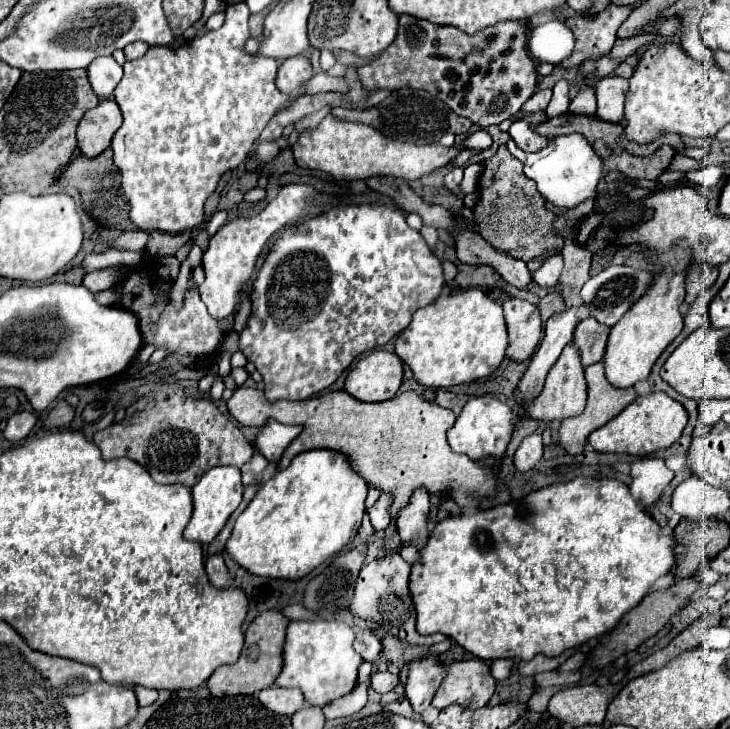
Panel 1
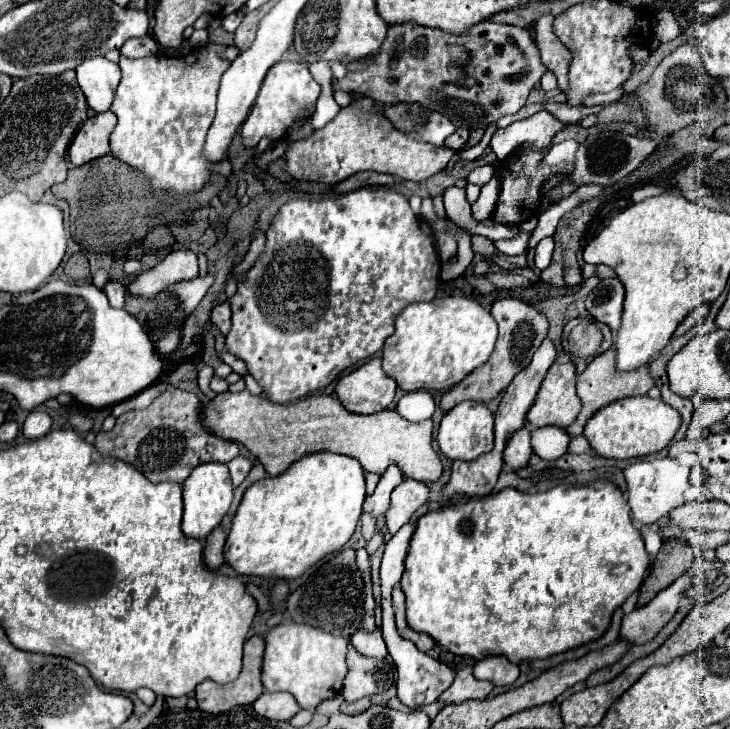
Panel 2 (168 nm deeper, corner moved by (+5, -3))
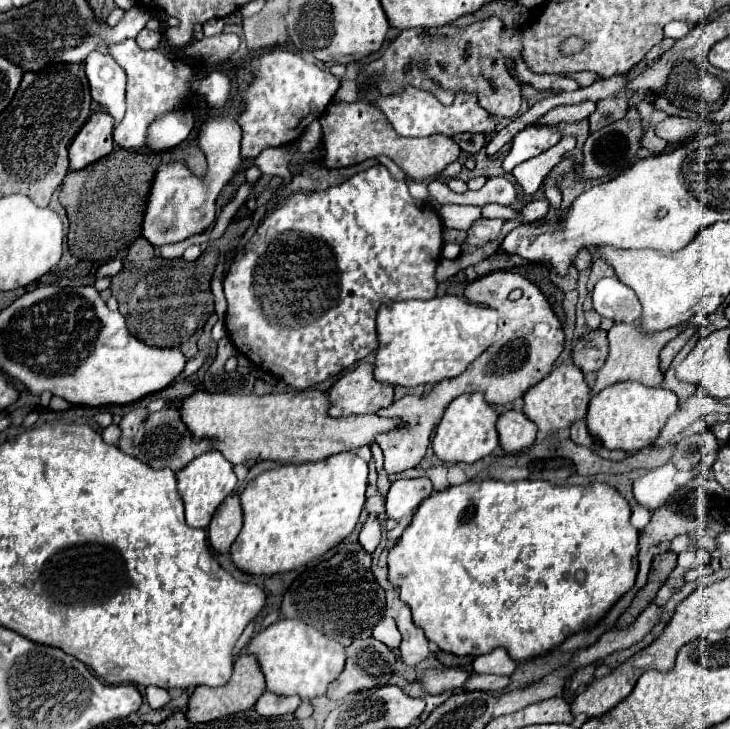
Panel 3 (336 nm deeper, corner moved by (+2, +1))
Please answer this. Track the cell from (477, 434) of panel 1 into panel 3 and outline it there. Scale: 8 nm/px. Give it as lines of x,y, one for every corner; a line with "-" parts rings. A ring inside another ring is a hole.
463,394
455,398
435,432
435,438
431,442
435,456
447,464
457,464
457,462
477,462
489,454
495,452
499,446
499,434
497,434
497,418
499,414
483,400
483,394

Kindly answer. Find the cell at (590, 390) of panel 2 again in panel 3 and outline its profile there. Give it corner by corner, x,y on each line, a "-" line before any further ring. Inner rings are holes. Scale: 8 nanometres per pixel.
635,322
635,324
613,324
613,328
607,334
607,338
609,338
609,356
607,356
605,364
595,372
597,378
595,378
595,386
591,390
591,396
601,392
605,386
611,386
615,382
627,382
627,380
641,382
643,386
659,386
663,382
663,374
659,370
659,352
681,330
683,330
683,326
647,336
639,330
639,322

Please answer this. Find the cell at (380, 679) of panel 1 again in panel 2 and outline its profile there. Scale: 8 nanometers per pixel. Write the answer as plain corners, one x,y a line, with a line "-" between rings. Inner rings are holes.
348,644
348,674
342,686
342,698
346,702
360,700
364,696
374,696
386,692
394,684
394,668
388,660
376,660
360,654
352,644

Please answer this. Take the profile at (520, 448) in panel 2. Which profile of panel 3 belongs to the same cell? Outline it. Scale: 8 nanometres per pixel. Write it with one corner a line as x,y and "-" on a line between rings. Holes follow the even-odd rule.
509,410
499,416
497,432
499,432
499,444
507,454
529,448
537,438
537,426
523,412
515,410

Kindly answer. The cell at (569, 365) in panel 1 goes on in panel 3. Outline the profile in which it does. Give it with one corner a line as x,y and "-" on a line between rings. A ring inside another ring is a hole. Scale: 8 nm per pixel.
561,364
551,370
549,376
545,376
537,386
523,396
523,414
537,424
539,432
551,434
561,428
569,428
575,420
585,418
587,404
589,404
589,386
583,380
583,372
575,364

